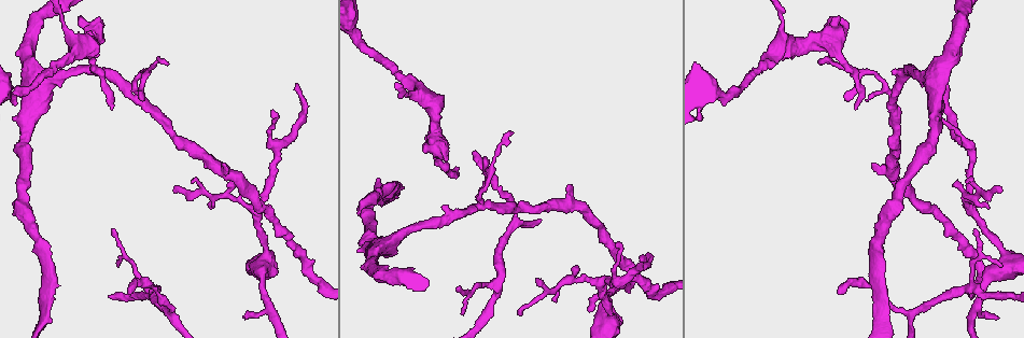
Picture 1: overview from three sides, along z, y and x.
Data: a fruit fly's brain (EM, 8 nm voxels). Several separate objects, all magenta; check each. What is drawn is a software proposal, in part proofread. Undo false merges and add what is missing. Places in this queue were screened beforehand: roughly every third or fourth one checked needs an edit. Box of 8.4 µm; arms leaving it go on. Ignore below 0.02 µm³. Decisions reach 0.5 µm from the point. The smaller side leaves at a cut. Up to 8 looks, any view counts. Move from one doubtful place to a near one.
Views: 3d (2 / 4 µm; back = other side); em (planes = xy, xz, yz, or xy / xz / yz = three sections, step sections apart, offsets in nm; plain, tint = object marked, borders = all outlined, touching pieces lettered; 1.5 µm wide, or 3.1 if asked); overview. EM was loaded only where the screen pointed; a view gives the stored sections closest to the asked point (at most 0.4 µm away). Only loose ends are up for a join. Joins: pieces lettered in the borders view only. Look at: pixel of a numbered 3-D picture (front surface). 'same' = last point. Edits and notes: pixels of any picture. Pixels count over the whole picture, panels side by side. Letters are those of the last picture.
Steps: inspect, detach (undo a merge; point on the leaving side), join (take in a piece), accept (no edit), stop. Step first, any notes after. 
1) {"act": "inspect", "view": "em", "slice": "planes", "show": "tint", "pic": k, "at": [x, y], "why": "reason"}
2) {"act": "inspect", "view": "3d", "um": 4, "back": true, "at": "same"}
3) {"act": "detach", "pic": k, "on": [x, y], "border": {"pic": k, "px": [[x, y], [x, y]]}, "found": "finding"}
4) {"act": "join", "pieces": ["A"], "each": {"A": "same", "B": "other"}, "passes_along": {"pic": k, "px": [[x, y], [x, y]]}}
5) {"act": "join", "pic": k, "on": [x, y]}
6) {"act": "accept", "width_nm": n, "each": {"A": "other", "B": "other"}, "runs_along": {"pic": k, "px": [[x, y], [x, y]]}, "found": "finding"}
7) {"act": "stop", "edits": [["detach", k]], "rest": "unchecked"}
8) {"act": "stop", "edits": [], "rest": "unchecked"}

{"act": "inspect", "view": "3d", "um": 2, "pic": 1, "at": [821, 60], "why": "free end"}

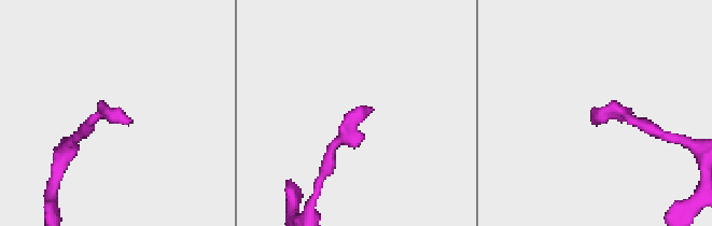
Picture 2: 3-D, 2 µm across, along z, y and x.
{"act": "inspect", "view": "em", "slice": "planes", "show": "borders", "pic": 2, "at": [374, 110], "why": "now the EM"}

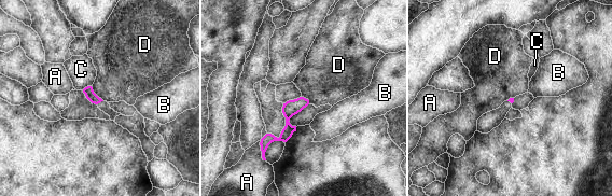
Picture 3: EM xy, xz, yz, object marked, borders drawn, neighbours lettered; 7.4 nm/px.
{"act": "accept", "each": {"A": "other", "B": "other", "C": "other", "D": "other"}, "border": {"pic": 3, "px": [[91, 86], [103, 100]]}, "found": "no lettered piece goes on from it"}

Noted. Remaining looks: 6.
{"act": "inspect", "view": "em", "slice": "xz", "step": 8, "show": "borders", "pic": 1, "at": [641, 262], "why": "branch stops here"}

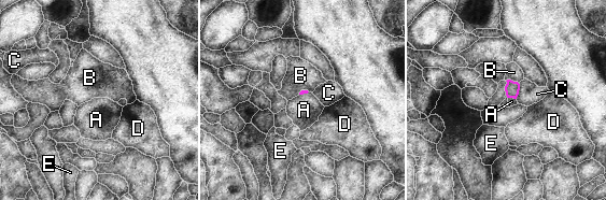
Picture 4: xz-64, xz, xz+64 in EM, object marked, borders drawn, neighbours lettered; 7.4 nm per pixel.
{"act": "inspect", "view": "em", "slice": "yz", "step": 4, "show": "borders", "at": "same", "why": "cut it another way"}

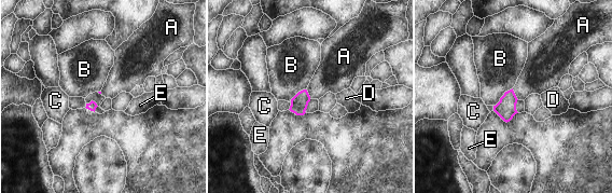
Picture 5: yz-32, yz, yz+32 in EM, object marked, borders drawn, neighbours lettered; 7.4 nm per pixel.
{"act": "join", "pieces": ["A"], "each": {"A": "same", "B": "other", "C": "other", "D": "other", "E": "other"}, "passes_along": {"pic": 5, "px": [[505, 108], [514, 94], [540, 73]]}, "found": "the cell continues"}

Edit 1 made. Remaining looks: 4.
{"act": "inspect", "view": "em", "slice": "planes", "show": "borders", "pic": 1, "at": [174, 186], "why": "tapers out"}

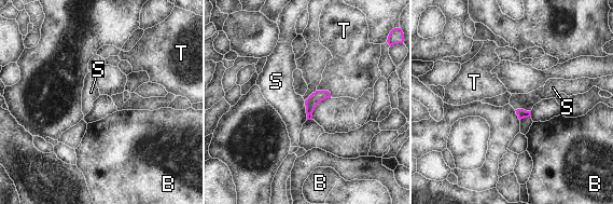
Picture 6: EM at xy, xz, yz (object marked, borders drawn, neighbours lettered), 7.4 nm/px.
{"act": "accept", "width_nm": 70, "each": {"B": "other", "S": "other", "T": "other"}, "border": {"pic": 6, "px": [[304, 100], [307, 119]]}, "found": "no lettered piece goes on from it"}

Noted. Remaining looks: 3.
{"act": "stop", "edits": [["join", 5]], "rest": "unchecked"}

